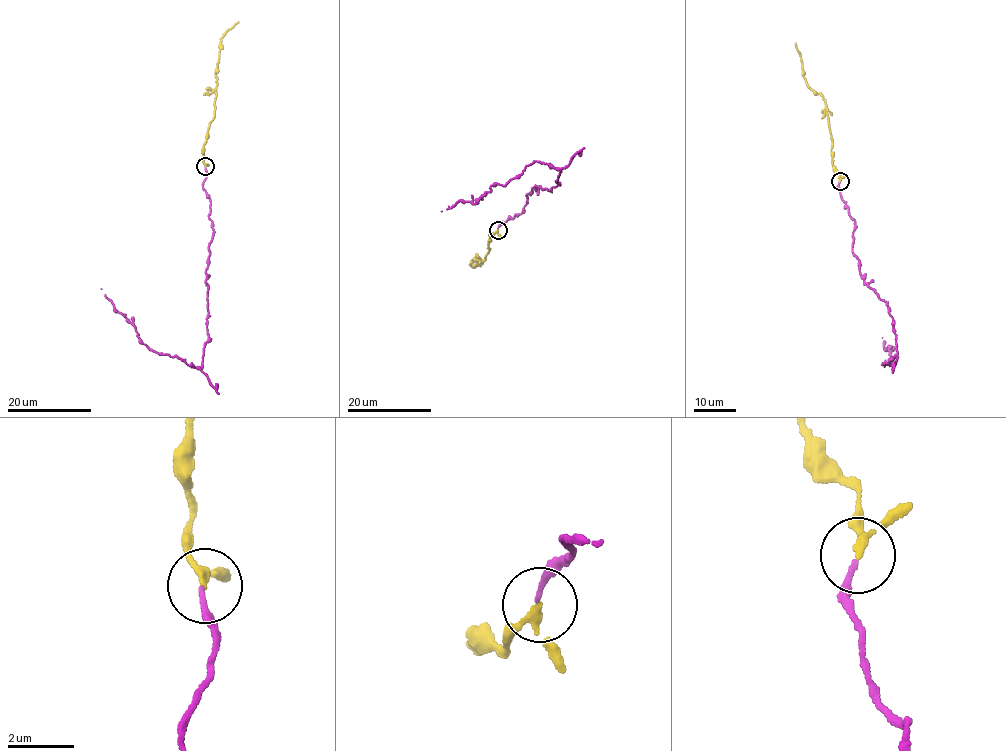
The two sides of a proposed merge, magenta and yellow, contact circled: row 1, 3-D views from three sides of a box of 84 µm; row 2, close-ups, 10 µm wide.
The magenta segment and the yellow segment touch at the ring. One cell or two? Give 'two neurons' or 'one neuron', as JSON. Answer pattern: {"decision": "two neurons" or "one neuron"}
{"decision": "one neuron"}

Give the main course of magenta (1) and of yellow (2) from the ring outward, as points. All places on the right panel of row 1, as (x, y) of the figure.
1: (839, 182), (863, 283), (892, 318), (897, 353), (882, 364), (895, 365), (882, 338)
2: (839, 181), (840, 172), (832, 164), (827, 106), (823, 95), (815, 93), (803, 76), (796, 43)

